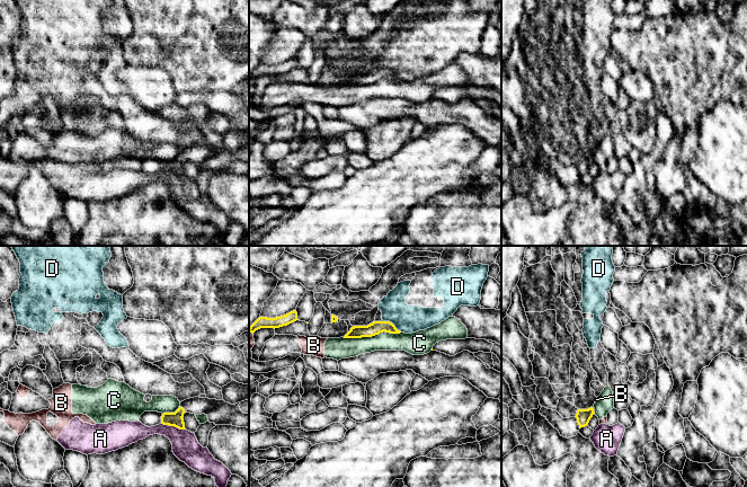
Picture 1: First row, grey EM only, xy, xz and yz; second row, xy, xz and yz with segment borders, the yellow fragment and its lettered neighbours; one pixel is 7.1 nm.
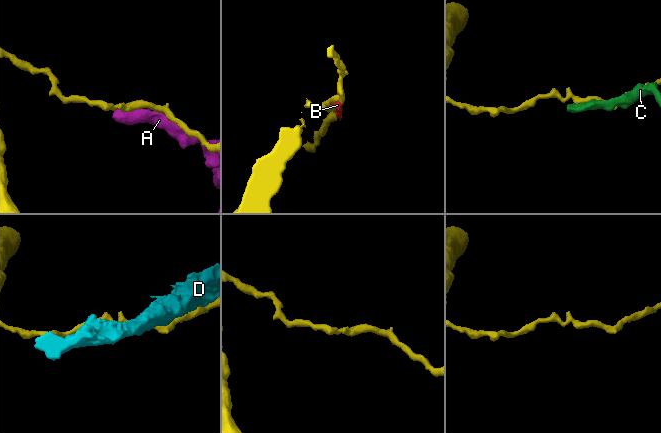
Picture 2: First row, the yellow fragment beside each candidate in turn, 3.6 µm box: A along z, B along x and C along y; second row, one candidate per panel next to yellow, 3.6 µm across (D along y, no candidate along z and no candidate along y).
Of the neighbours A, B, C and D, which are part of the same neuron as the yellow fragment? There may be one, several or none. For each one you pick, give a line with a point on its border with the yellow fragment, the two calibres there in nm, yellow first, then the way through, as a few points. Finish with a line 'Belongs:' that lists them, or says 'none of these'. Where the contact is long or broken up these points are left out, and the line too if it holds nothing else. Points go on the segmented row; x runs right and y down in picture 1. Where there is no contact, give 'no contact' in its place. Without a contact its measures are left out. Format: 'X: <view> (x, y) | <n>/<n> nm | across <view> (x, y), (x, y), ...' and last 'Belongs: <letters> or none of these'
Belongs: none of these

